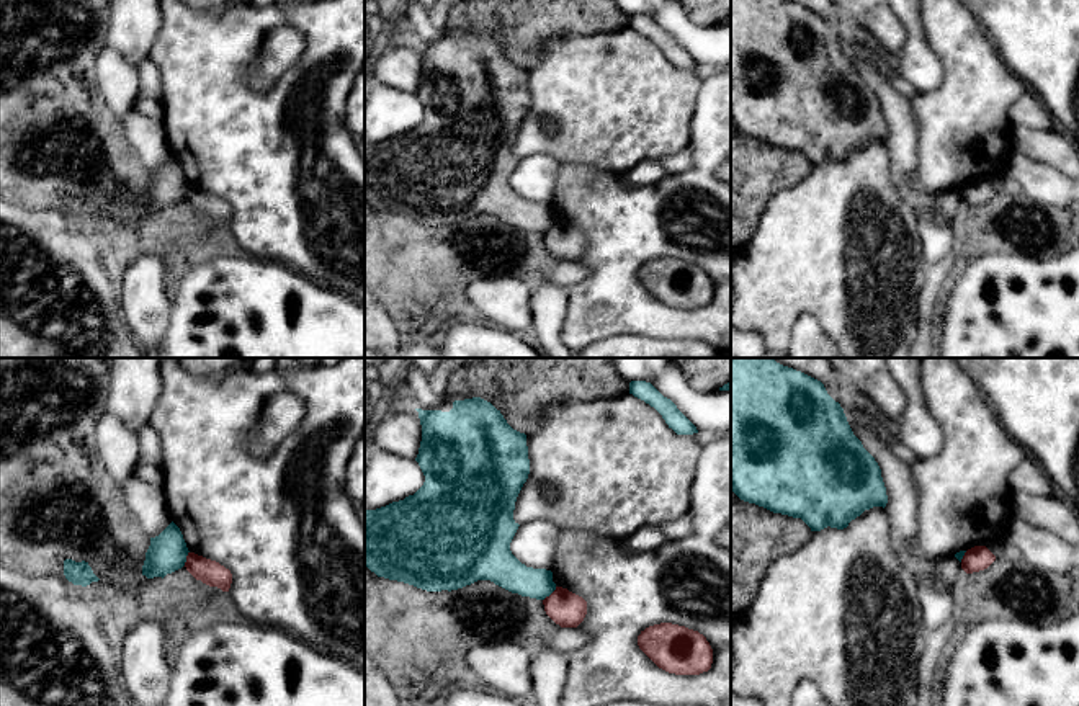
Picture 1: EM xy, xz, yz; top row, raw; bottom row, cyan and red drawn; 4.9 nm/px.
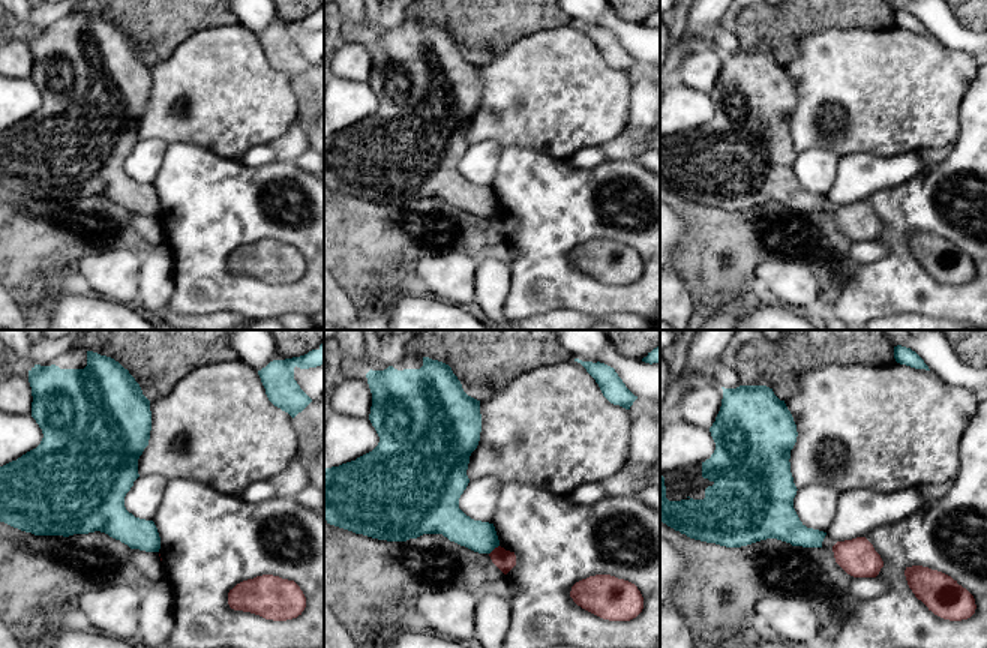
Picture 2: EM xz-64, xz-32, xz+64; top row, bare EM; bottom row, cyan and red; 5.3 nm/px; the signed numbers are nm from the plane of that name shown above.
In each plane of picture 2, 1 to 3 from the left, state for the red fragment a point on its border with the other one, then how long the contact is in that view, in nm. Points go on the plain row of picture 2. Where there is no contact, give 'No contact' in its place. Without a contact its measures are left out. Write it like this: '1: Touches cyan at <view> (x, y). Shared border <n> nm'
1: No contact
2: Touches cyan at xz-32 (494, 212). Shared border 80 nm
3: No contact

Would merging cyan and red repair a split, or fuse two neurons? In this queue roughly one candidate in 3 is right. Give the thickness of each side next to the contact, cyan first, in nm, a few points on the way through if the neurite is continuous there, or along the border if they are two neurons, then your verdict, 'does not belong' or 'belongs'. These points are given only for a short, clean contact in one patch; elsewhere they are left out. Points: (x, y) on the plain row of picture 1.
160/170 nm | along xz (556, 221), (543, 234) | does not belong

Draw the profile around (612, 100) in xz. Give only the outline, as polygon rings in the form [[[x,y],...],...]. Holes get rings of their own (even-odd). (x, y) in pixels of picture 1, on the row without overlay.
[[[626,26],[543,42],[525,67],[530,108],[513,144],[515,157],[546,154],[559,163],[590,163],[625,172],[642,160],[660,160],[692,144],[692,123],[703,80],[698,67],[677,69],[662,49]]]

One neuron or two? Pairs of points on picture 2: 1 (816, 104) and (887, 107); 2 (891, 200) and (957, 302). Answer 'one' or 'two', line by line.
1: one
2: one

